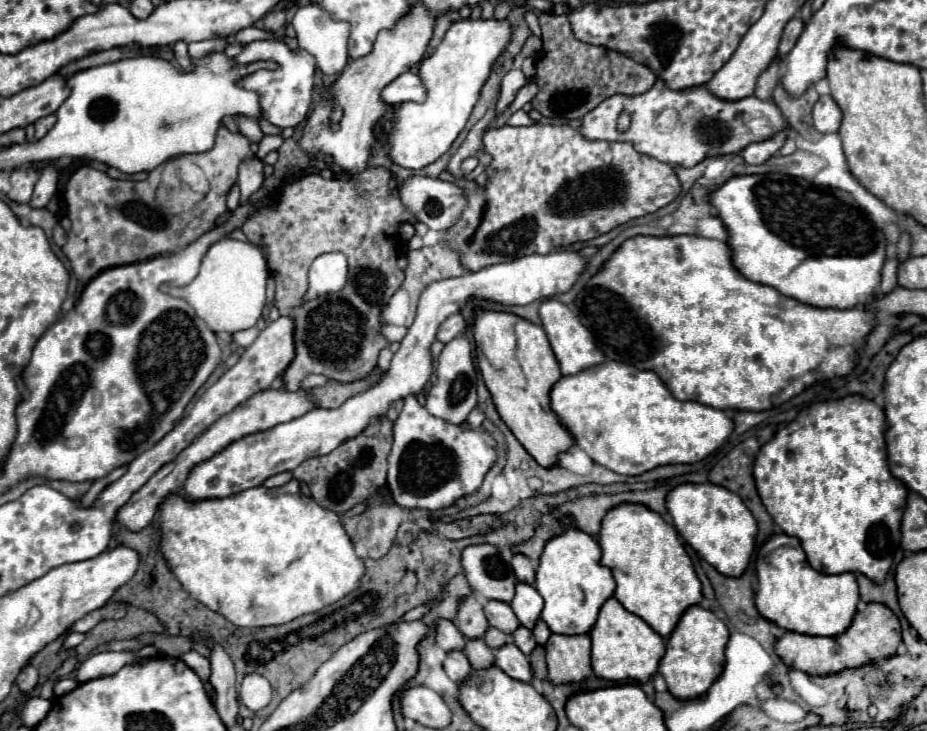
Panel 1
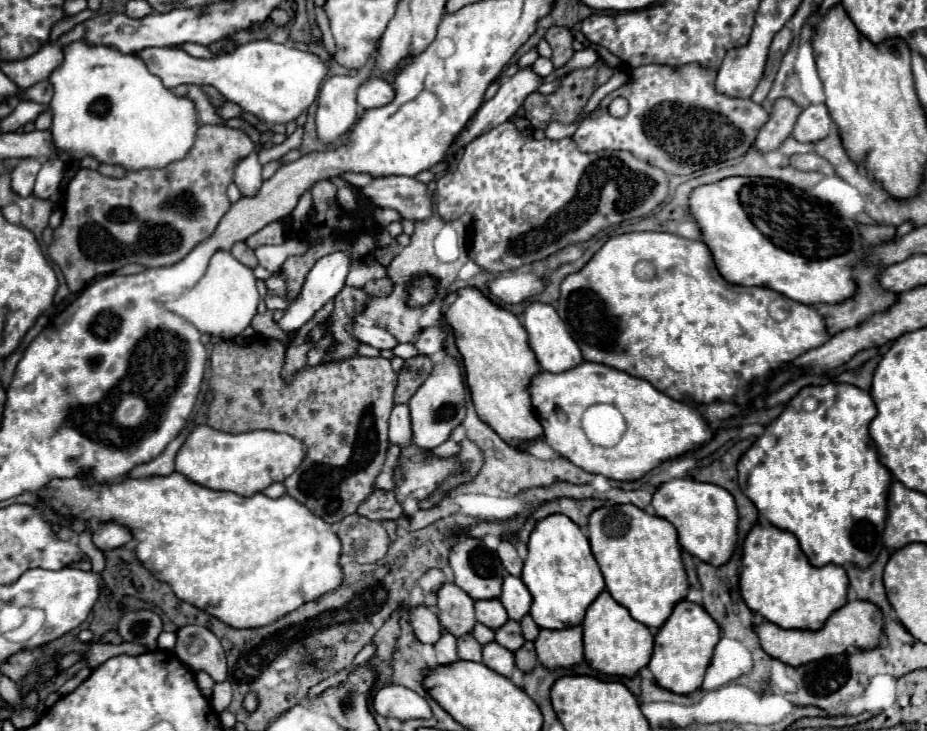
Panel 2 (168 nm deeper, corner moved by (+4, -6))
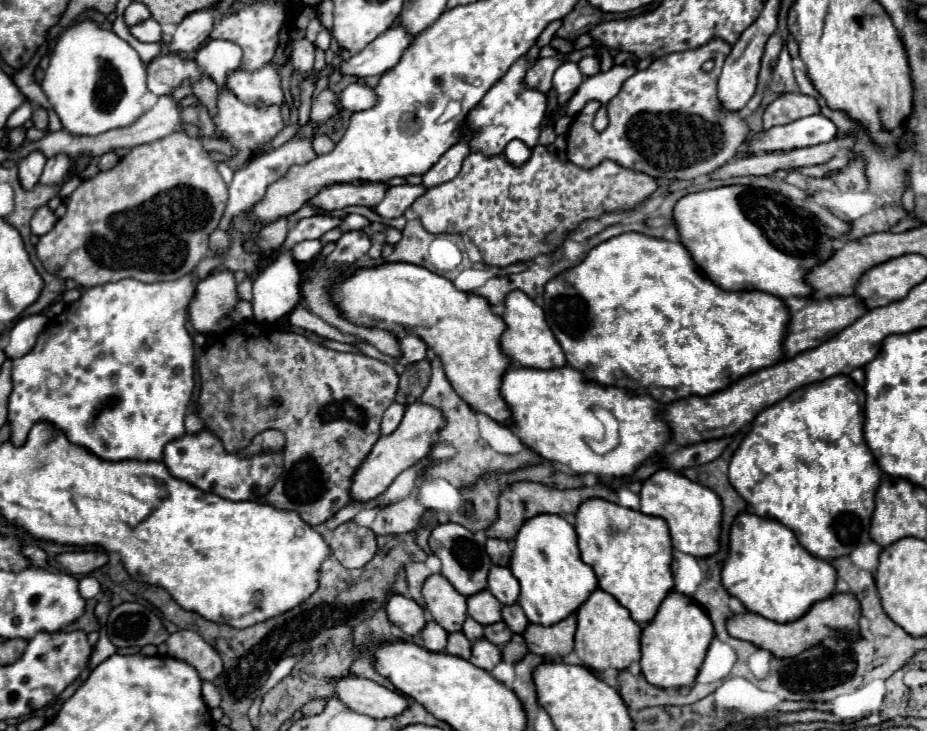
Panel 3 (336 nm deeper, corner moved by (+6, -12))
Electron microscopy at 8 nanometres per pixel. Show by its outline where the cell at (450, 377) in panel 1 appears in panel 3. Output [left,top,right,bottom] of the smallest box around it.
[350,402,444,504]

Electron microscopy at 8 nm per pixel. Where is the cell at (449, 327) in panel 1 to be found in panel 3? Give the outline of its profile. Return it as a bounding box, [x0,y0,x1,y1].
[398,336,426,364]

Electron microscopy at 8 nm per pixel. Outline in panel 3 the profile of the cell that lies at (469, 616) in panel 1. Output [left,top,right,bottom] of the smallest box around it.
[422,576,466,632]

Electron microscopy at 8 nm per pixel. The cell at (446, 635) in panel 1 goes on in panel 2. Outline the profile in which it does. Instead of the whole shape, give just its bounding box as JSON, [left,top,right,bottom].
[412,606,444,644]

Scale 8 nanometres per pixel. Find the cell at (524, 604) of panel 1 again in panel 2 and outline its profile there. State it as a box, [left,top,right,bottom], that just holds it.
[500,576,532,622]

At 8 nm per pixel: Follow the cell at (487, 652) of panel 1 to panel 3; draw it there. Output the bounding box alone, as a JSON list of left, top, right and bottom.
[446,632,472,660]

